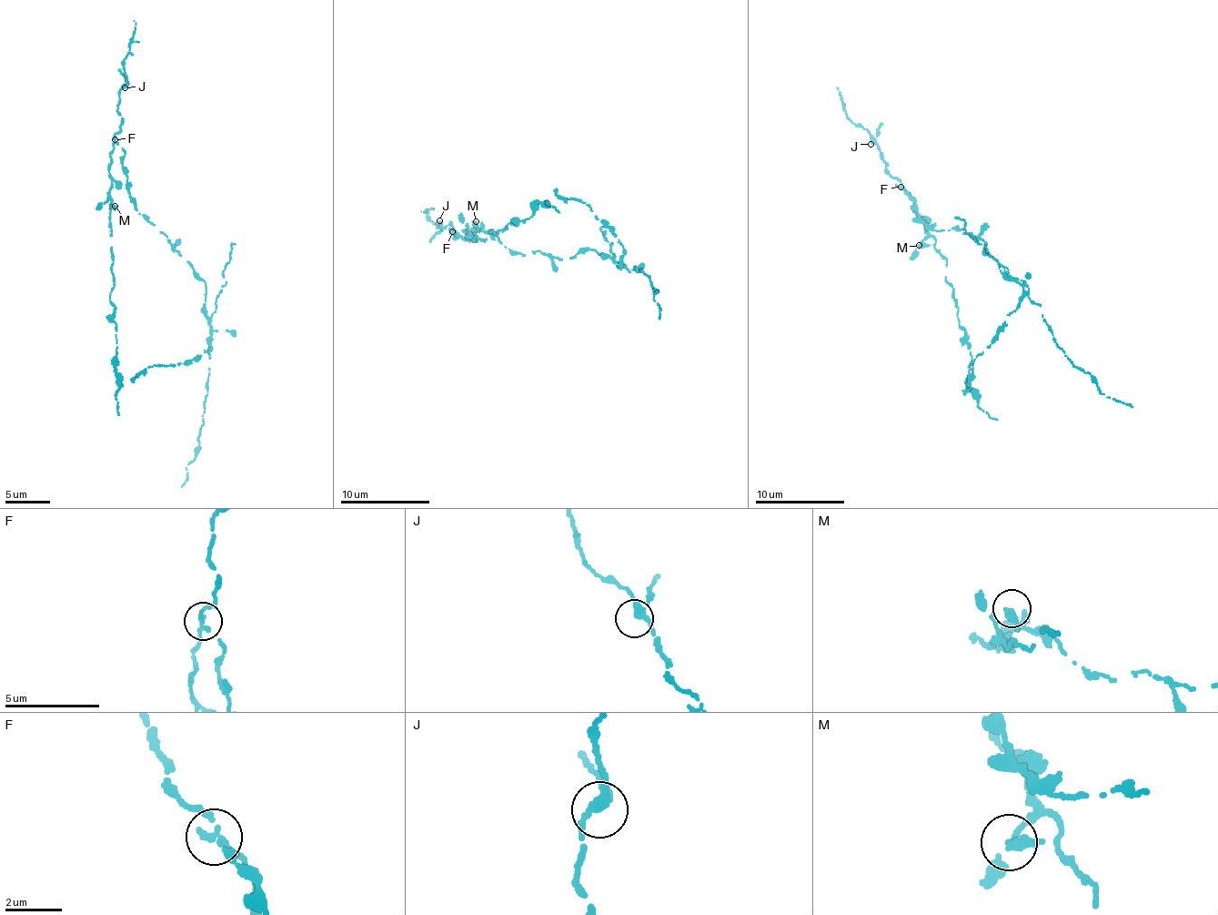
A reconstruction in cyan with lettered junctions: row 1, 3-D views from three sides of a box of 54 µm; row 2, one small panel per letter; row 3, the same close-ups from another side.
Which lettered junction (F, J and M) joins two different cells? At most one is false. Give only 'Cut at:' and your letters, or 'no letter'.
Cut at: F

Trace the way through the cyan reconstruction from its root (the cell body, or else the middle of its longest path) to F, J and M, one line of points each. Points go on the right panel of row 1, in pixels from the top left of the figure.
F: (956, 230), (934, 230), (920, 220), (926, 218), (914, 213), (913, 198), (900, 186)
J: (956, 230), (934, 230), (920, 220), (926, 218), (914, 213), (913, 198), (886, 168), (882, 152), (870, 144)
M: (956, 230), (934, 230), (920, 218), (926, 218), (927, 237), (919, 245)

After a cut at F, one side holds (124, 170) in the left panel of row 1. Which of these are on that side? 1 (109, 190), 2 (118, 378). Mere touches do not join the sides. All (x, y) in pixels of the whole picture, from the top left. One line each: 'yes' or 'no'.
1: no
2: no

